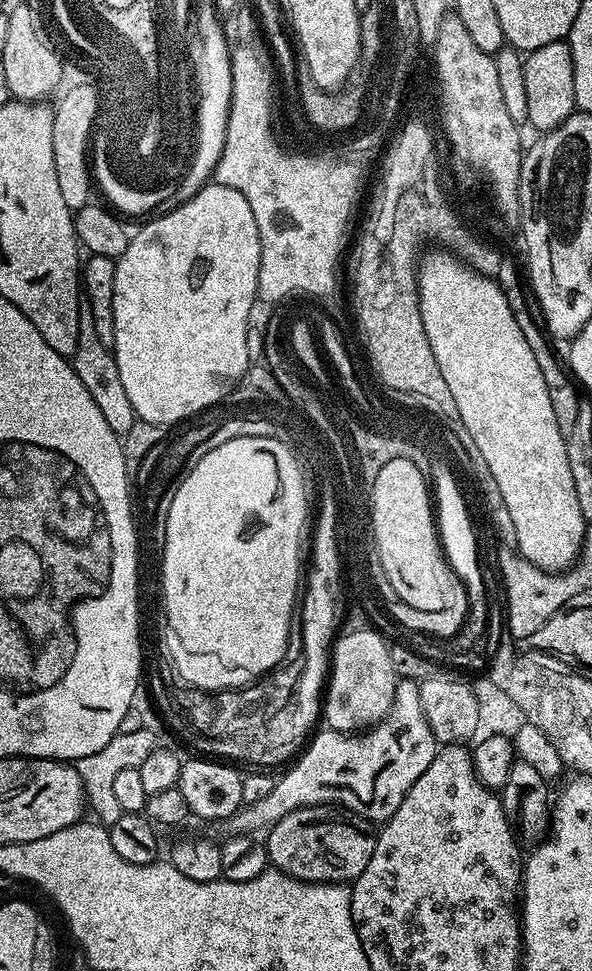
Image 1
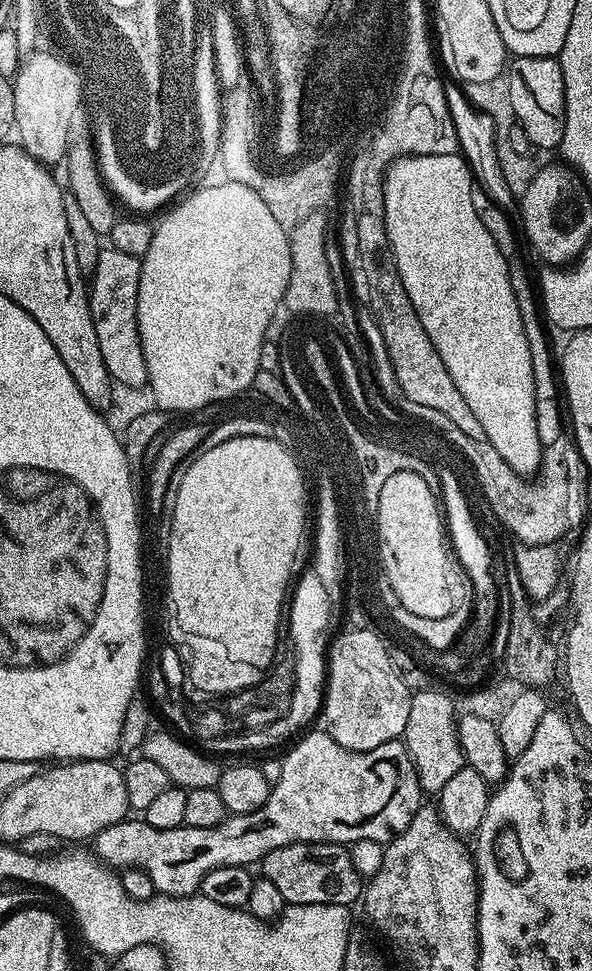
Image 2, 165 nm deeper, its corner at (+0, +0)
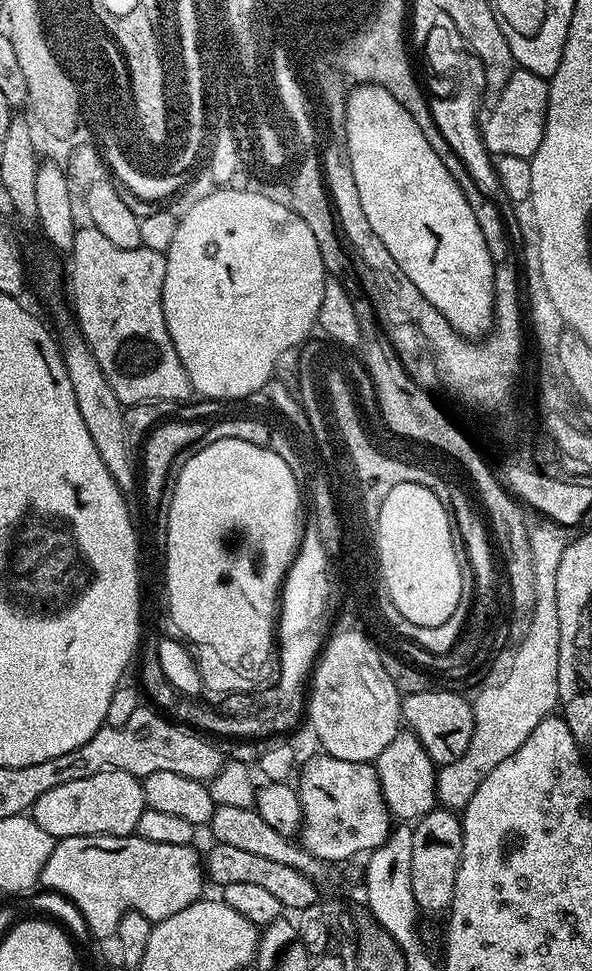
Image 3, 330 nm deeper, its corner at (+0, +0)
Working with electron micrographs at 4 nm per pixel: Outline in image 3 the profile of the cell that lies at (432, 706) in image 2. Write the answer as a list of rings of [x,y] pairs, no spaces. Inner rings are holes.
[[[400,730],[392,742],[380,752],[374,763],[384,801],[395,819],[414,822],[435,808],[438,802],[436,799],[438,768],[412,732]]]

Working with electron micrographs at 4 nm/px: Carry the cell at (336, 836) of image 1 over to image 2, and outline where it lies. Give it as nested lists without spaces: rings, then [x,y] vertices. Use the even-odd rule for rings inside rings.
[[[291,844],[270,850],[262,861],[263,879],[274,882],[275,888],[282,893],[285,905],[289,904],[342,904],[352,906],[362,896],[362,877],[354,868],[349,849],[343,844]]]

